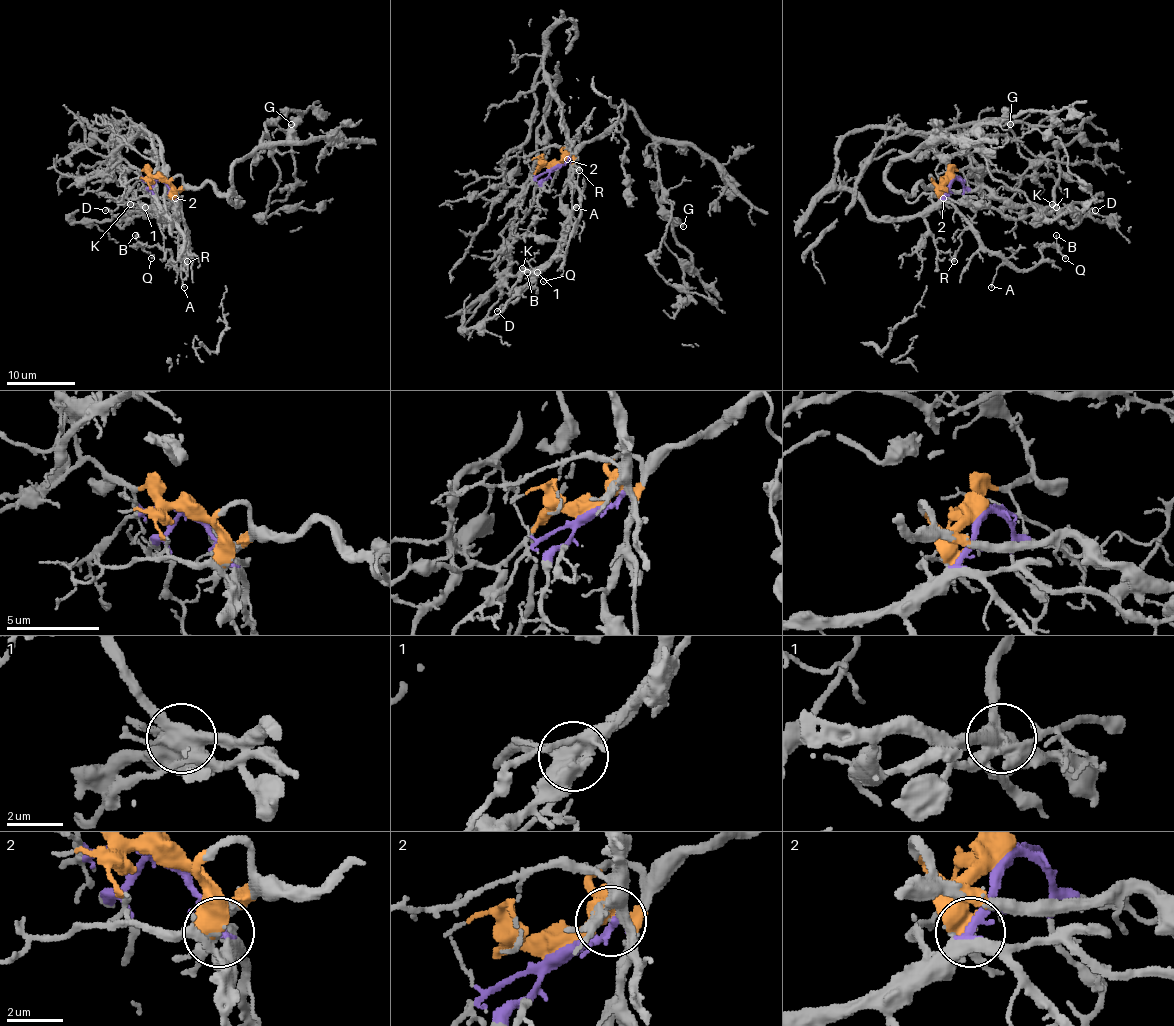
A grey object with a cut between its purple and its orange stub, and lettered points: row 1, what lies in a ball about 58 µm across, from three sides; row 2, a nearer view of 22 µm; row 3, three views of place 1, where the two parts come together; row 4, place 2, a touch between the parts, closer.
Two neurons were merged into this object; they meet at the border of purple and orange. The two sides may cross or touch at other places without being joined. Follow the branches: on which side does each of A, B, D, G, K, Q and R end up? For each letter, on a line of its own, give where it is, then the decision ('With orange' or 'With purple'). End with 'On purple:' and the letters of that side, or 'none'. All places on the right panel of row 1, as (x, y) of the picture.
A: Place: (991, 287). With purple
B: Place: (1056, 235). With purple
D: Place: (1095, 210). With orange
G: Place: (1010, 124). With orange
K: Place: (1052, 204). With orange
Q: Place: (1065, 258). With purple
R: Place: (954, 261). With purple
On purple: A, B, Q, R

